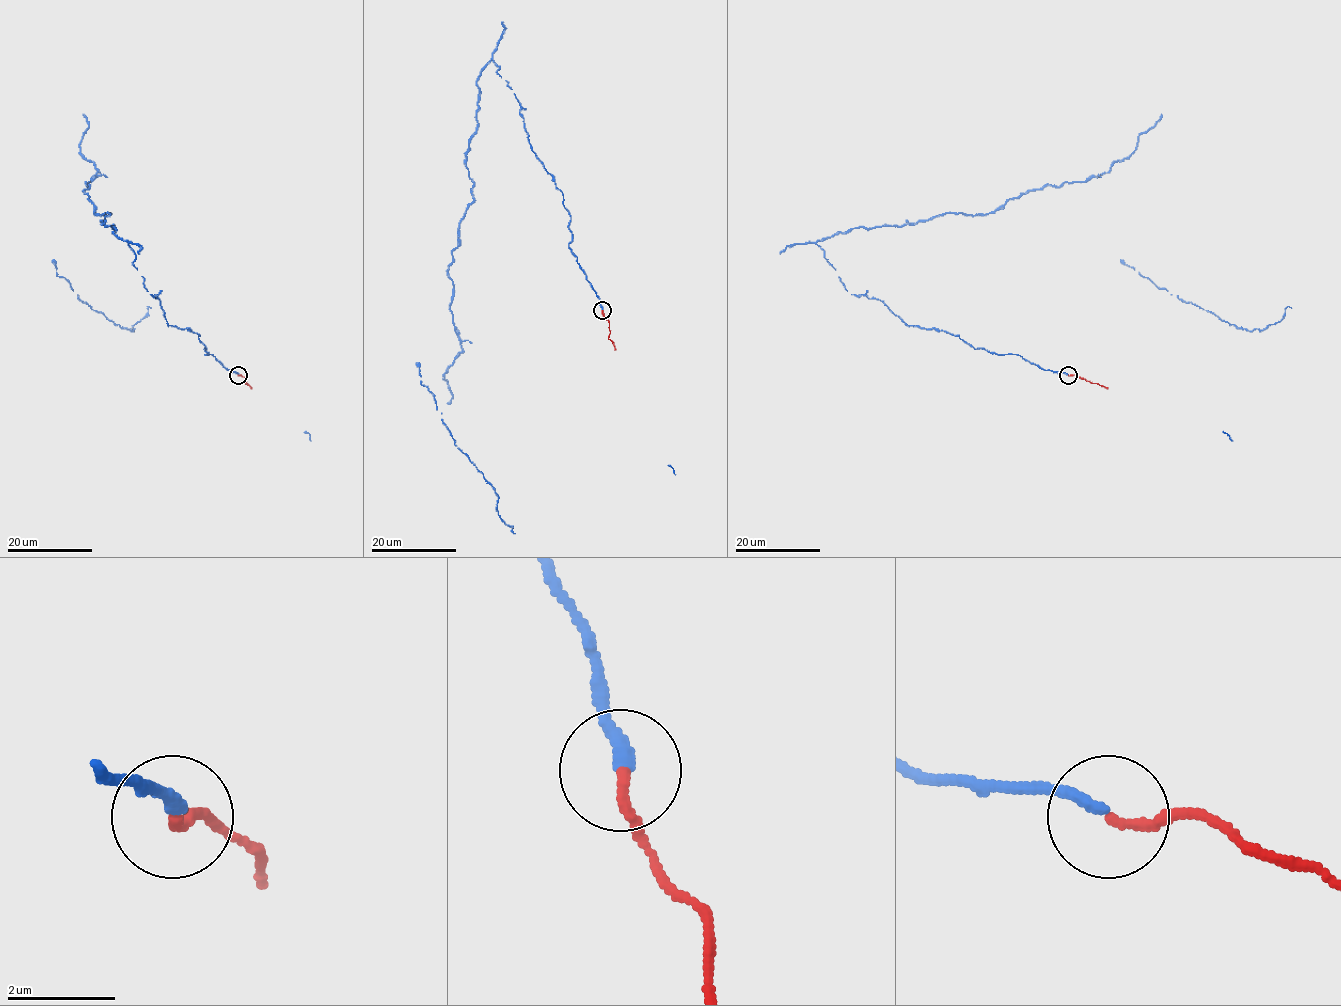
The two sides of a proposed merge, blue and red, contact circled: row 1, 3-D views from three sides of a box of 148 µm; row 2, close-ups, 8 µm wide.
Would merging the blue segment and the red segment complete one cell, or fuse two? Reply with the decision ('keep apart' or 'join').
join

